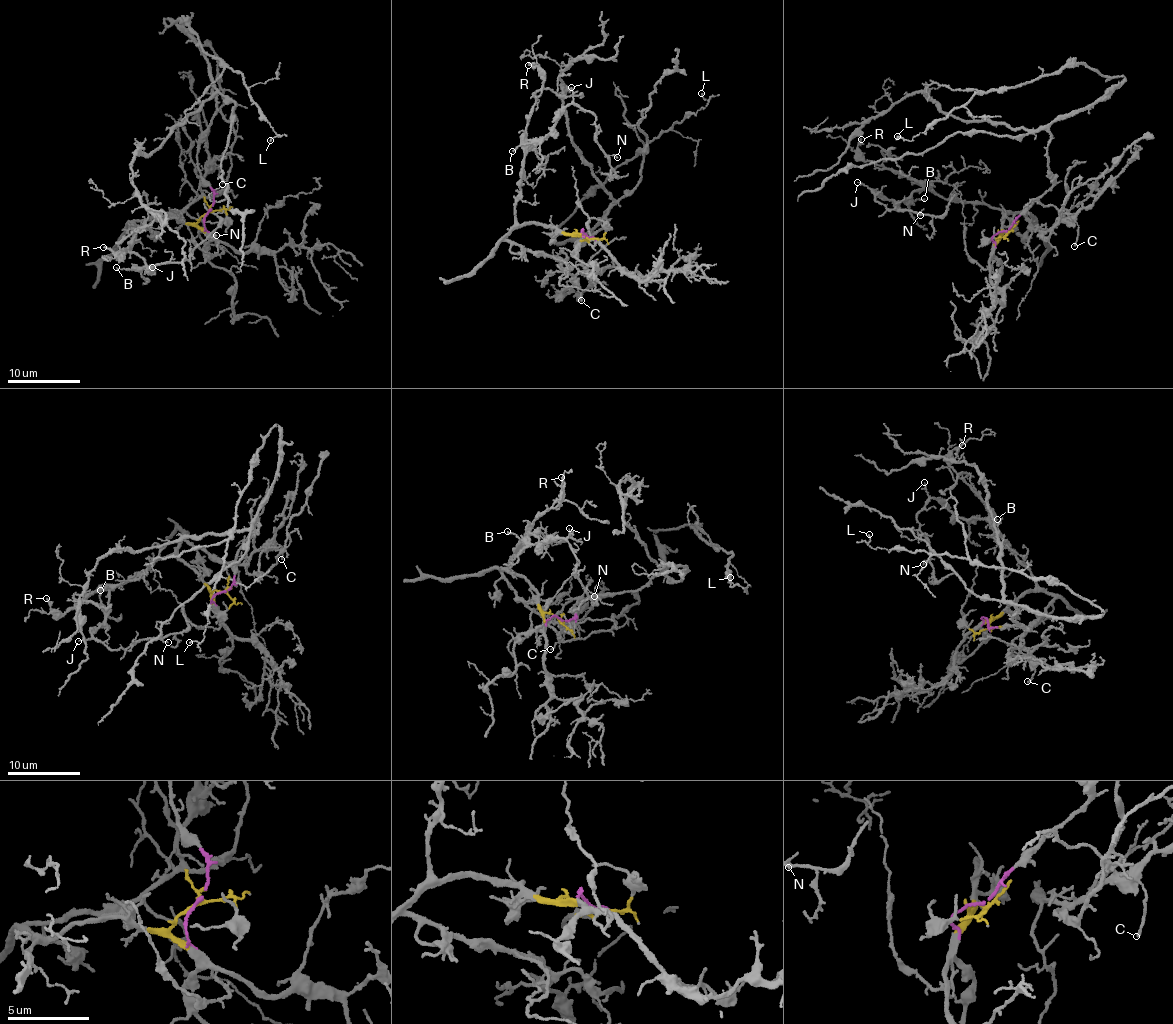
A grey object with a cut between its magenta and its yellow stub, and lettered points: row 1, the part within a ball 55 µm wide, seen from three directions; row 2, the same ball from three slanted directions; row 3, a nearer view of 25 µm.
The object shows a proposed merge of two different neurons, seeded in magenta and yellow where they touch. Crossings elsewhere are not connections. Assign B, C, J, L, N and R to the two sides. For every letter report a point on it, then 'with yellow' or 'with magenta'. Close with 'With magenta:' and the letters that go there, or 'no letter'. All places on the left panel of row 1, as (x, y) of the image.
B: at (116, 267); with yellow
C: at (222, 184); with yellow
J: at (152, 267); with yellow
L: at (270, 140); with magenta
N: at (216, 235); with yellow
R: at (103, 247); with yellow
With magenta: L

